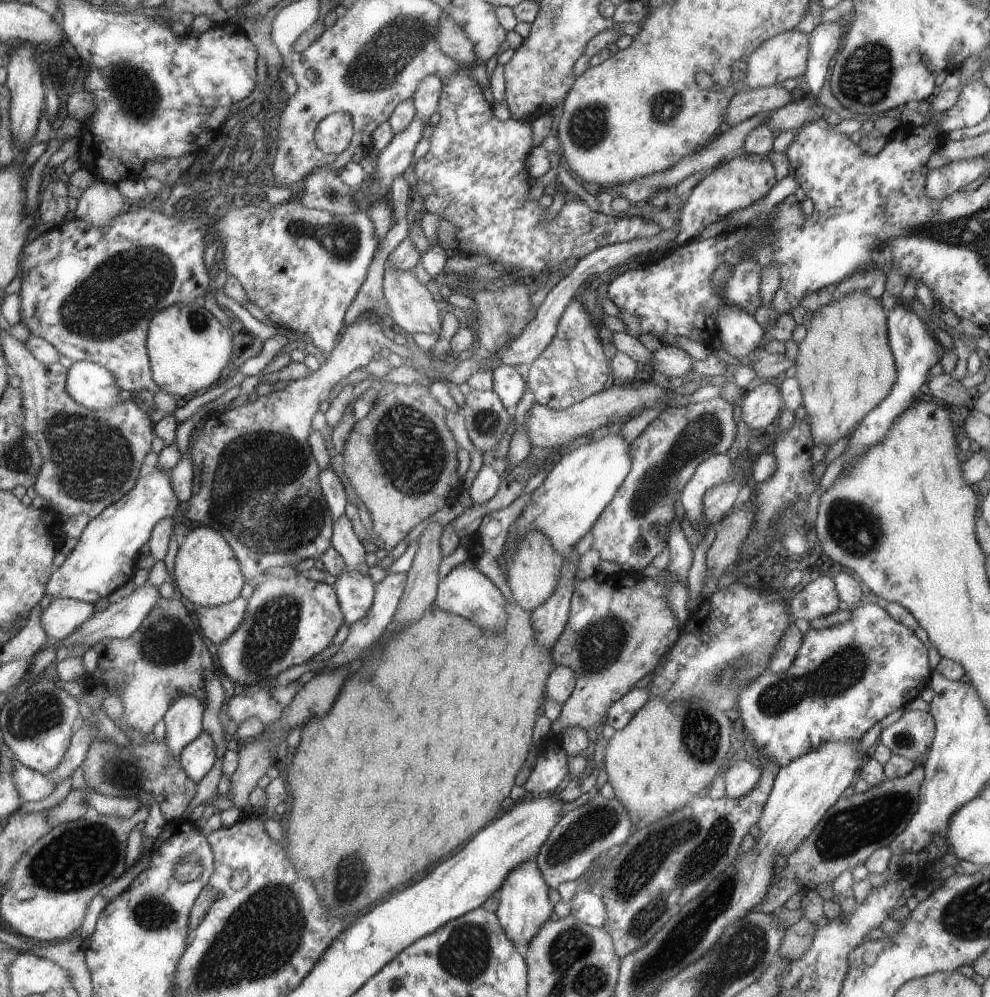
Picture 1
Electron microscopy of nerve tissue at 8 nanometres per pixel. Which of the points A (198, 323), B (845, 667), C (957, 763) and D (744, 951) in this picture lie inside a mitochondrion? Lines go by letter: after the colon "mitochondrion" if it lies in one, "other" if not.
A: mitochondrion
B: mitochondrion
C: other
D: mitochondrion

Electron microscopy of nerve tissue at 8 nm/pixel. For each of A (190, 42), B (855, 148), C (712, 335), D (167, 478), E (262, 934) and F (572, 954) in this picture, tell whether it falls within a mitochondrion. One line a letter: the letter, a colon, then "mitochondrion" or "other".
A: other
B: other
C: other
D: other
E: mitochondrion
F: mitochondrion

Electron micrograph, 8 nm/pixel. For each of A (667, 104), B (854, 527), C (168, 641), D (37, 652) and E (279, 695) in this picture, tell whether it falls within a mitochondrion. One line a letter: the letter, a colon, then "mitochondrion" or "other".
A: mitochondrion
B: mitochondrion
C: mitochondrion
D: other
E: mitochondrion

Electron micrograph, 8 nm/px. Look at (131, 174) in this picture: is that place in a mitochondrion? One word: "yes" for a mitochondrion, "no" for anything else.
no

